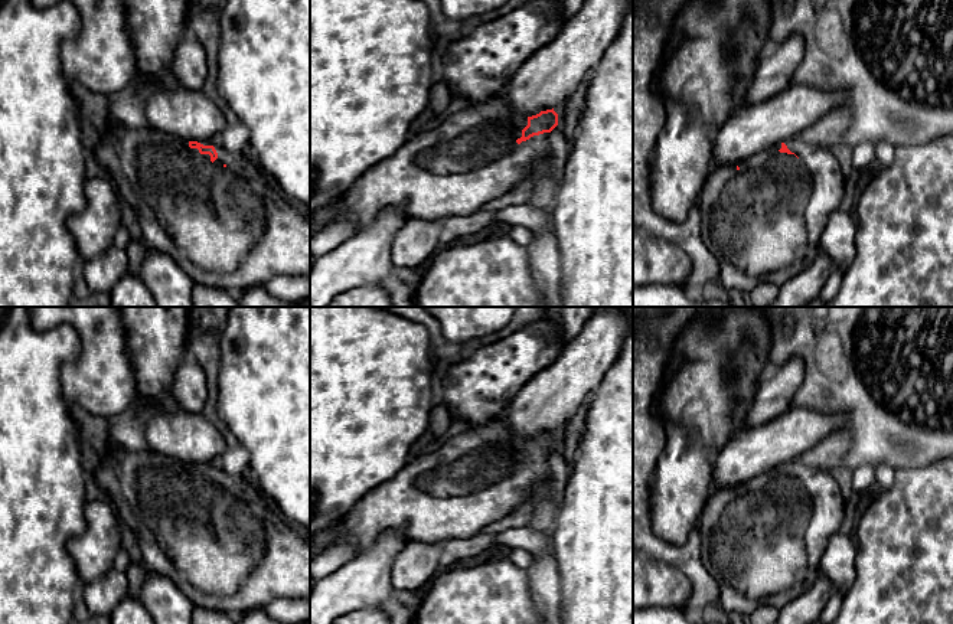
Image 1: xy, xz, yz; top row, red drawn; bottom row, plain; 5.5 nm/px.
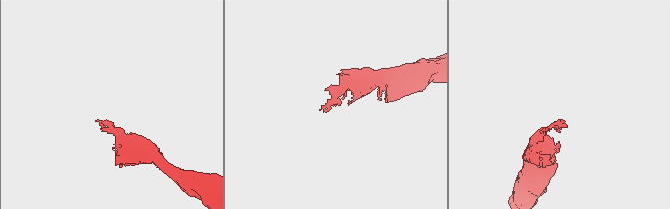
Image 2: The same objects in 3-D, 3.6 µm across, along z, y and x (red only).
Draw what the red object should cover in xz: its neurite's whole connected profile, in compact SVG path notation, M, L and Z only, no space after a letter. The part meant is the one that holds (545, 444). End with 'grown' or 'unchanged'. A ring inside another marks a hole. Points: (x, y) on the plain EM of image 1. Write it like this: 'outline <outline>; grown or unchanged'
outline M503 414L484 425L470 425L434 451L408 461L391 480L359 500L334 523L339 527L334 542L352 542L358 556L388 529L402 532L407 542L431 543L476 536L515 509L532 503L538 496L532 491L533 486L545 484L552 476L549 455L561 444L565 429L567 424L528 440L507 428Z; grown

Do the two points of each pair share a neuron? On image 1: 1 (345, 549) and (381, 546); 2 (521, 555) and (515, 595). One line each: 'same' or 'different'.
1: different
2: different

